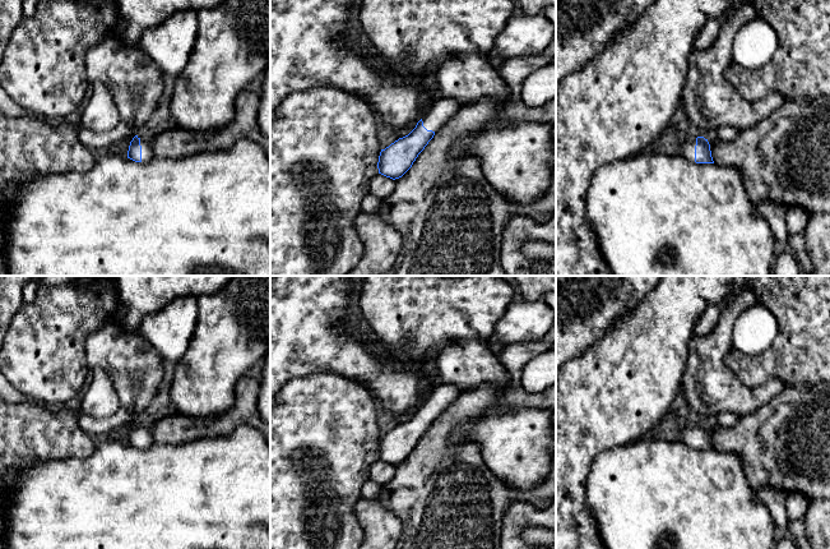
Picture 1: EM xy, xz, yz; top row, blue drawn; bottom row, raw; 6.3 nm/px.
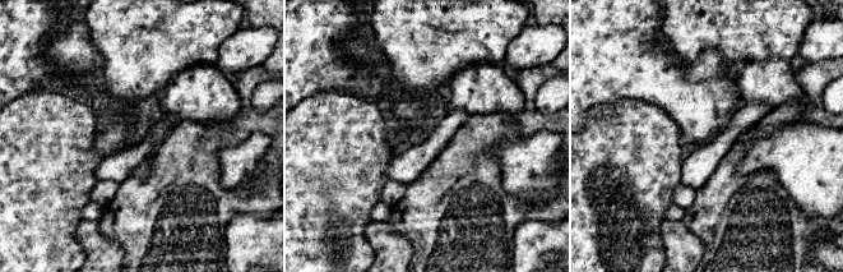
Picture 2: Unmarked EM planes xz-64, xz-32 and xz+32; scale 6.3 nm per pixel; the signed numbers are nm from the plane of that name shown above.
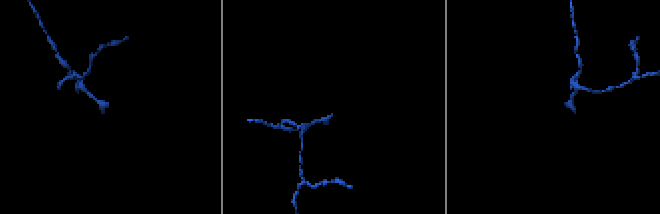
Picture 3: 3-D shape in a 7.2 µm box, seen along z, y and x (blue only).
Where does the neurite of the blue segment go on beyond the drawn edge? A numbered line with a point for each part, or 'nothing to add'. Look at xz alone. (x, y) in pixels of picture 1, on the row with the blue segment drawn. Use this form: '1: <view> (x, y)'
1: xz (441, 110)

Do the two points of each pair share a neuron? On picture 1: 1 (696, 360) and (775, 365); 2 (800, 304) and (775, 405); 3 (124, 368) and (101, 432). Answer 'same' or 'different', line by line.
1: different
2: different
3: same

